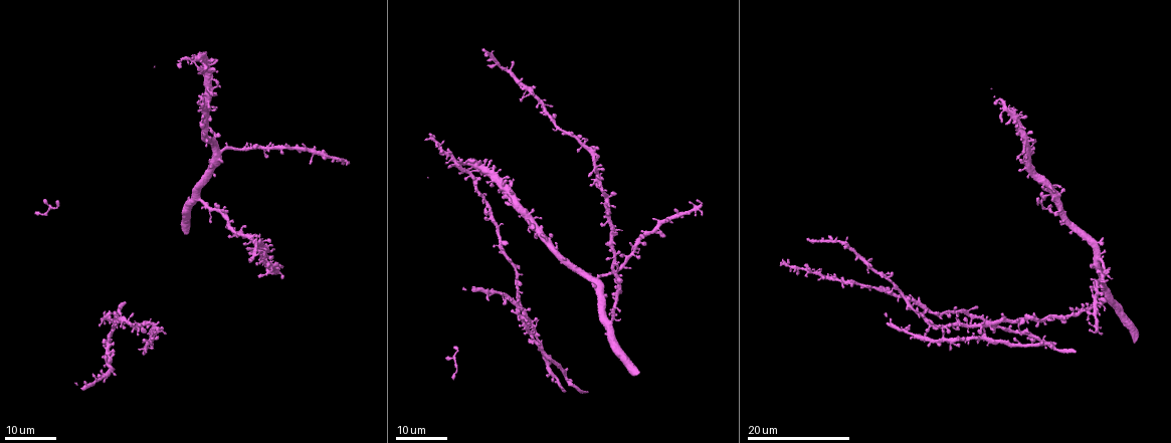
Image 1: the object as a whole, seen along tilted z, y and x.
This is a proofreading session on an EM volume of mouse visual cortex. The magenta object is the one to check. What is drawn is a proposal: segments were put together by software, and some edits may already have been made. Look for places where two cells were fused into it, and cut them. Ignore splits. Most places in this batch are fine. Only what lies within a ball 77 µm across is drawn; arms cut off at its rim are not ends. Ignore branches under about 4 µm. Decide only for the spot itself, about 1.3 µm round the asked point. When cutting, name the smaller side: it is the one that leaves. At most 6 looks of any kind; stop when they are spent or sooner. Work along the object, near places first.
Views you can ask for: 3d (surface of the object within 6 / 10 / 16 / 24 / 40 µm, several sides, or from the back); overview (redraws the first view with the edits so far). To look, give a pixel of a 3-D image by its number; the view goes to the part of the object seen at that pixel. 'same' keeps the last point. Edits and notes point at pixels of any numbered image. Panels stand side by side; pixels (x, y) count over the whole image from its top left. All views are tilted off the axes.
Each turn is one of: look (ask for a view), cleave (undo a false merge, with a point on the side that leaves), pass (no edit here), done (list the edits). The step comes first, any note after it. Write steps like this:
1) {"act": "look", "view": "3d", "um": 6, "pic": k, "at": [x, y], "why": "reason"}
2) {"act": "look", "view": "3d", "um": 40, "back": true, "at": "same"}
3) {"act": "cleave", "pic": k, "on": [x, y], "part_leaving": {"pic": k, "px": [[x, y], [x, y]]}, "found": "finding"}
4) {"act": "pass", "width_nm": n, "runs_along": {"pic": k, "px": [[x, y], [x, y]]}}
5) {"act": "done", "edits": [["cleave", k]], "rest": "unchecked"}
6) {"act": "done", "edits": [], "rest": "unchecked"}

{"act": "look", "view": "3d", "um": 16, "pic": 1, "at": [54, 207], "why": "thin neck"}

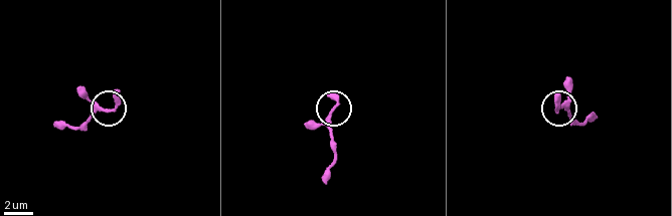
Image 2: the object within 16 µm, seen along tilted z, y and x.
{"act": "look", "view": "3d", "um": 6, "pic": 2, "at": [557, 111]}

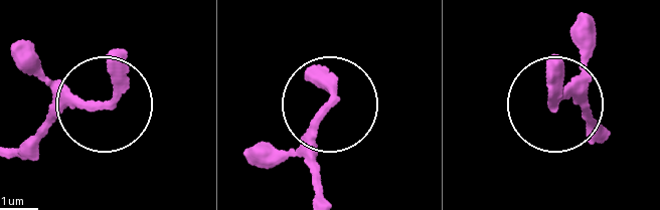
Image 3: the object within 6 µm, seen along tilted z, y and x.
{"act": "pass", "width_nm": 220, "found": "continuous, no second cell"}

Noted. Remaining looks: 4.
{"act": "look", "view": "3d", "um": 16, "pic": 1, "at": [966, 312], "why": "a fork"}

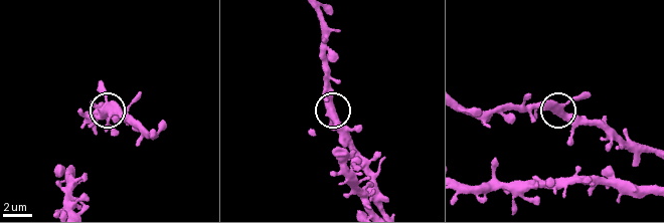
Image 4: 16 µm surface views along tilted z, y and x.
{"act": "look", "view": "3d", "um": 10, "pic": 4, "at": [107, 105]}

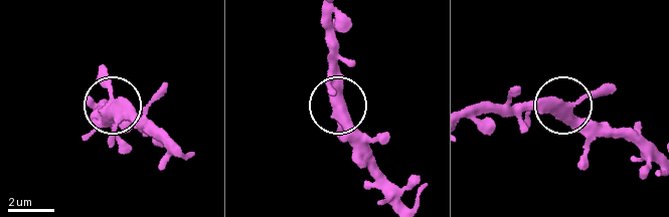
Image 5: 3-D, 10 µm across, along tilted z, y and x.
{"act": "pass", "side_arm_um": 32, "runs_along": {"pic": 5, "px": [[657, 164], [624, 140], [596, 132], [567, 109], [614, 91]]}, "found": "all the same cell"}

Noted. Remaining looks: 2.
{"act": "look", "view": "3d", "um": 16, "pic": 1, "at": [221, 149]}

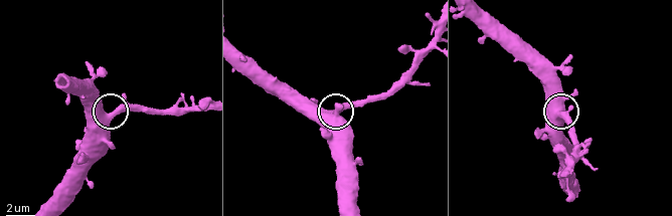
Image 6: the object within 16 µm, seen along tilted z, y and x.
{"act": "look", "view": "3d", "um": 6, "pic": 6, "at": [109, 117]}

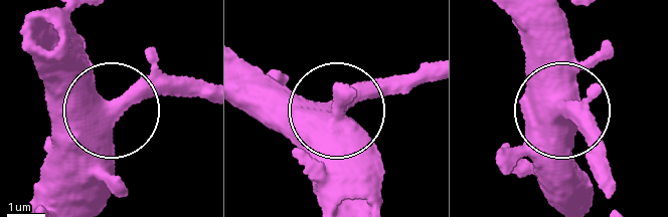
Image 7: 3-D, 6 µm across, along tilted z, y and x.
{"act": "pass", "found": "continuous, no second cell"}

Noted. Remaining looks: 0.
{"act": "done", "edits": [], "rest": "unchecked"}

